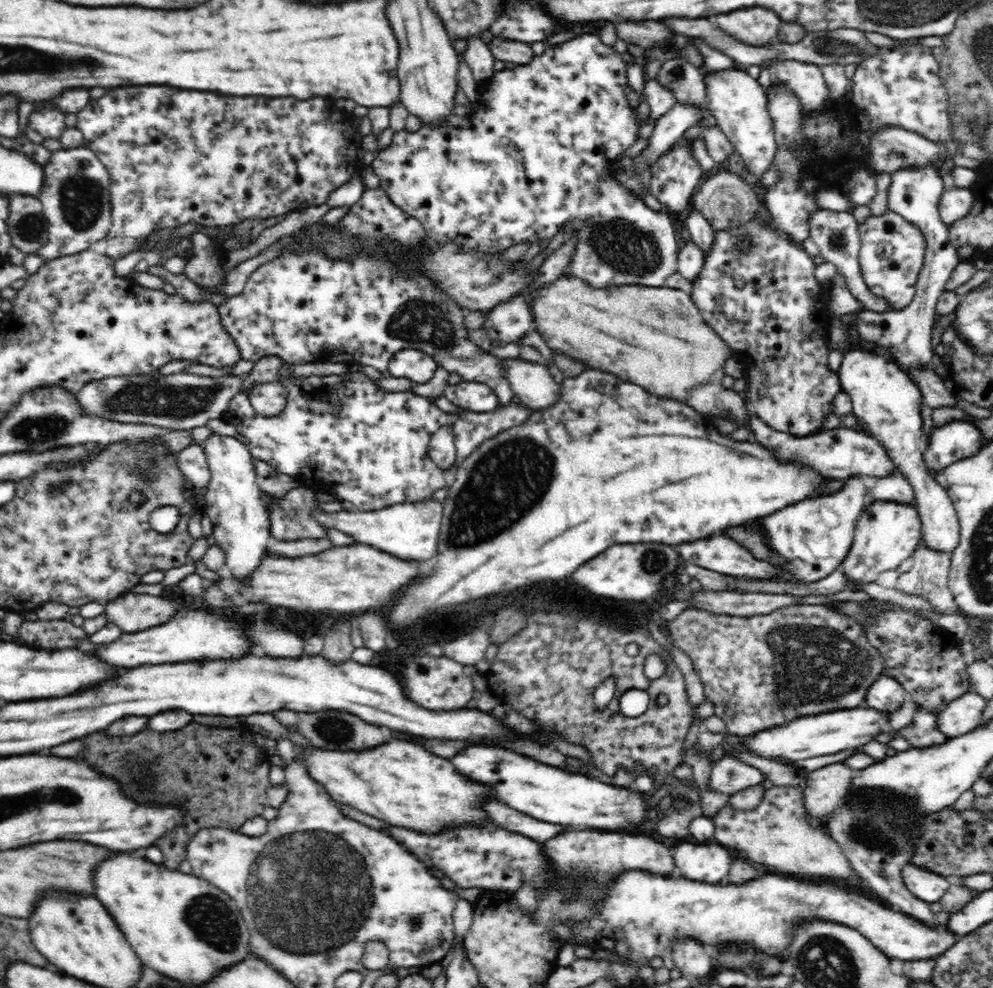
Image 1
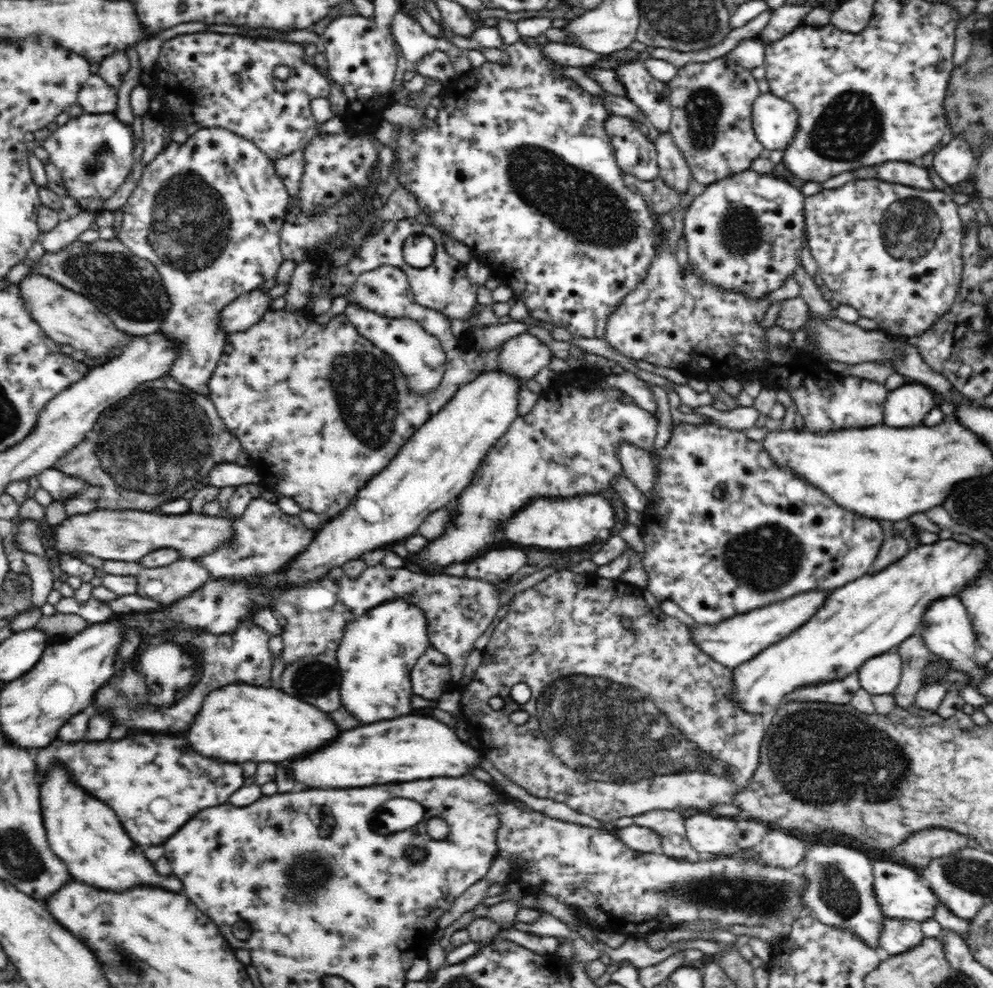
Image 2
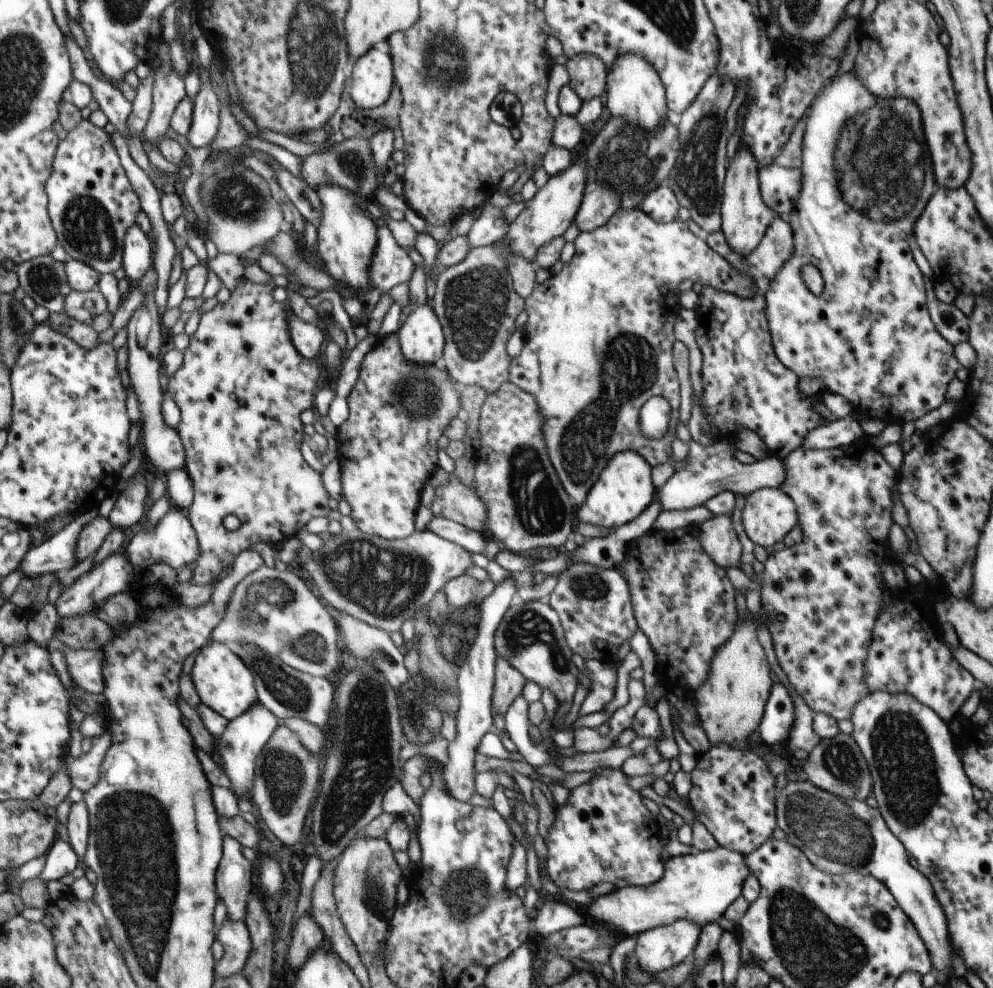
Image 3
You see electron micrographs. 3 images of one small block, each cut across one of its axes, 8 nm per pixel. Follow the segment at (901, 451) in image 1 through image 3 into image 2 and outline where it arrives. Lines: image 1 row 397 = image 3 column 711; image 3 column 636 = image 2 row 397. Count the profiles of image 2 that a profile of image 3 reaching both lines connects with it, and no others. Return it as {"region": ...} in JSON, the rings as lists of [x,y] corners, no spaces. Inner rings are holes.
{"region":[[[907,382],[887,394],[883,424],[890,428],[920,426],[936,406],[936,394],[929,387]]]}

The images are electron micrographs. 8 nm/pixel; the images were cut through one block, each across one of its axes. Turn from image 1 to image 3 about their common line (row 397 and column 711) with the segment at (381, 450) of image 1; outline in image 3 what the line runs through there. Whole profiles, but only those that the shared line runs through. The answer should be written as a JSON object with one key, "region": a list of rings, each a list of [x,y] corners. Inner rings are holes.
{"region":[[[776,216],[758,246],[744,258],[728,246],[722,230],[708,234],[706,244],[728,260],[730,266],[734,266],[740,274],[748,274],[758,288],[758,294],[744,300],[704,285],[695,309],[698,326],[694,332],[702,353],[702,408],[708,424],[716,426],[718,432],[724,434],[736,434],[738,428],[756,432],[769,455],[778,460],[784,460],[790,452],[802,447],[810,430],[827,425],[822,415],[813,408],[817,396],[811,397],[800,392],[800,377],[778,360],[764,312],[764,295],[770,288],[770,280],[774,280],[794,252],[792,228],[788,224],[783,217]]]}

